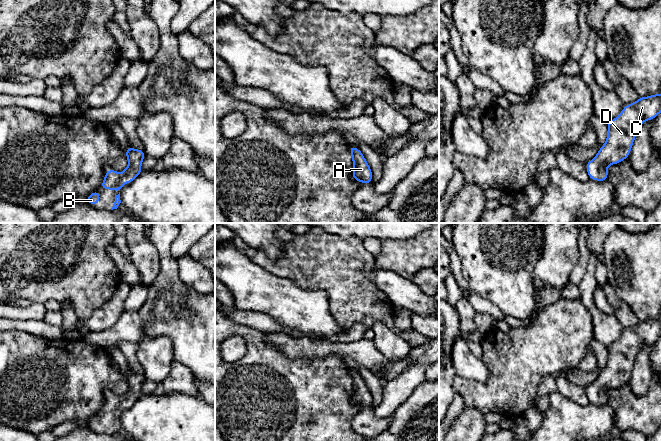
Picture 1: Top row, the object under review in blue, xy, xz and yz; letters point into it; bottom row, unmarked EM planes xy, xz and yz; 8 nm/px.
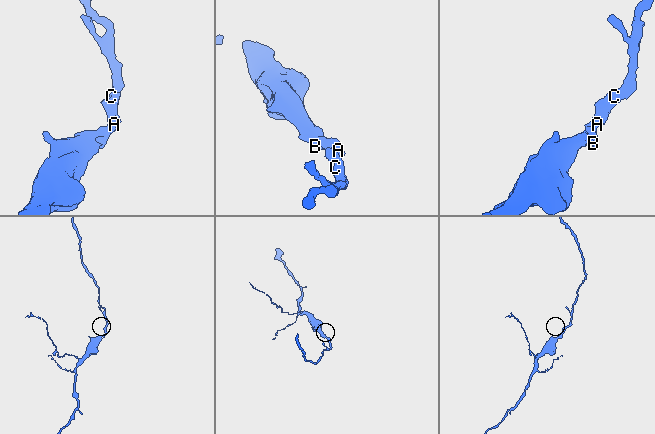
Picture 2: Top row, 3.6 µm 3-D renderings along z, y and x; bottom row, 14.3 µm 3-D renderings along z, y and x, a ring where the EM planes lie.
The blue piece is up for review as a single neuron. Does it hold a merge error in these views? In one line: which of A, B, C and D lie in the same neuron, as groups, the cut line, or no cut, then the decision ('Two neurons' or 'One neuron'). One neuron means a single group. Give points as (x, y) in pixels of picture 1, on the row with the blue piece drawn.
Groups: A B C D. No split. One neuron

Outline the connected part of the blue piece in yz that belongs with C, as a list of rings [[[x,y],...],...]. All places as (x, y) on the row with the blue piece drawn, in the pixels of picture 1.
[[[661,94],[640,97],[636,102],[625,105],[621,114],[607,123],[608,133],[605,144],[599,149],[595,158],[585,164],[589,178],[596,181],[608,179],[607,166],[618,164],[628,158],[639,125],[653,120],[661,112]]]

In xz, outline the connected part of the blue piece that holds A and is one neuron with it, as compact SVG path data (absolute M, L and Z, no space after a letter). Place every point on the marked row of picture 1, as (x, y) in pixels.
M348 146L353 159L352 178L364 184L371 184L372 171L362 152L354 146Z

